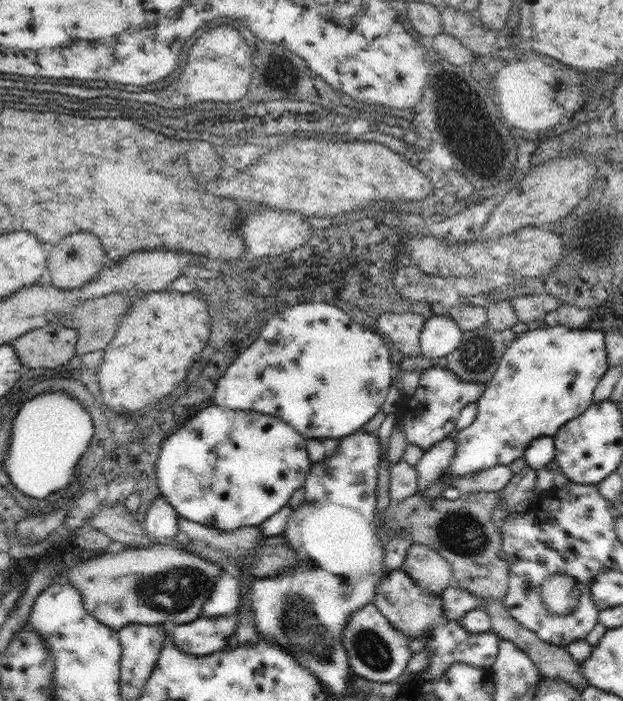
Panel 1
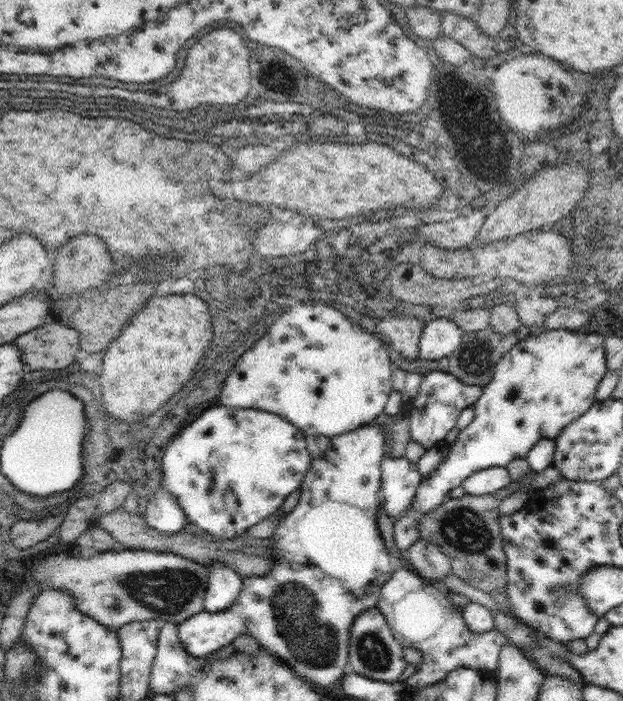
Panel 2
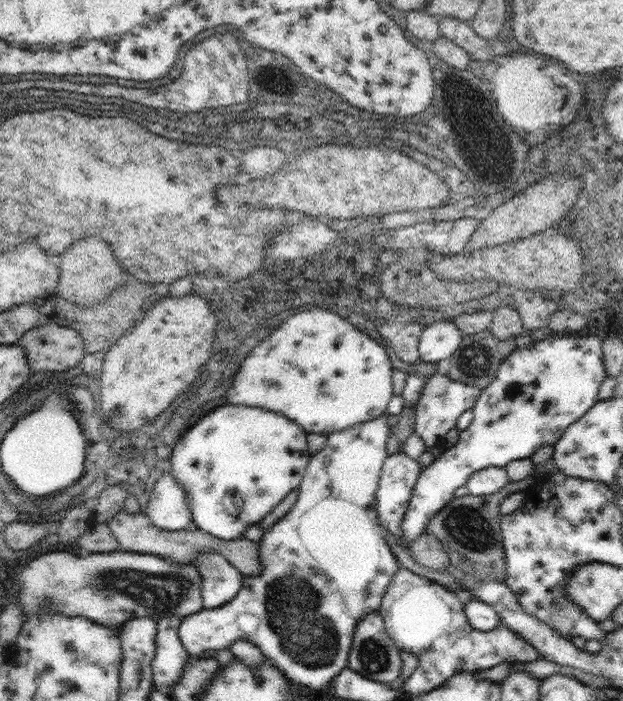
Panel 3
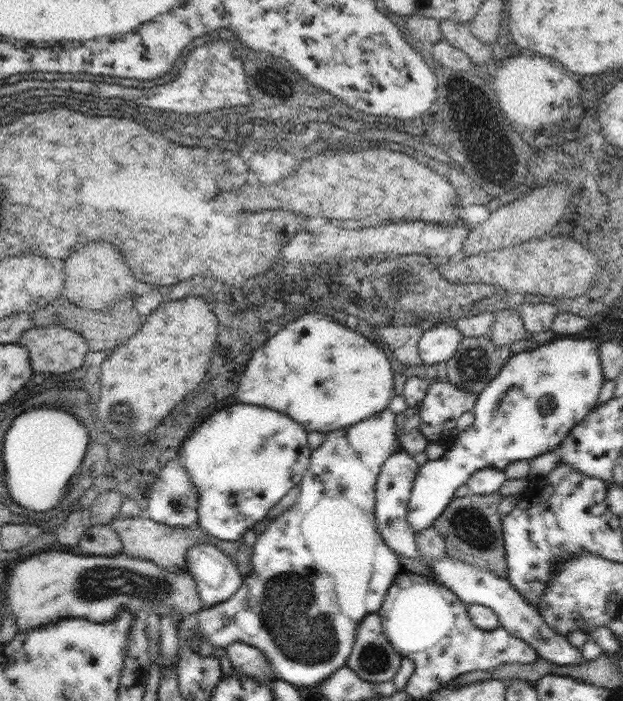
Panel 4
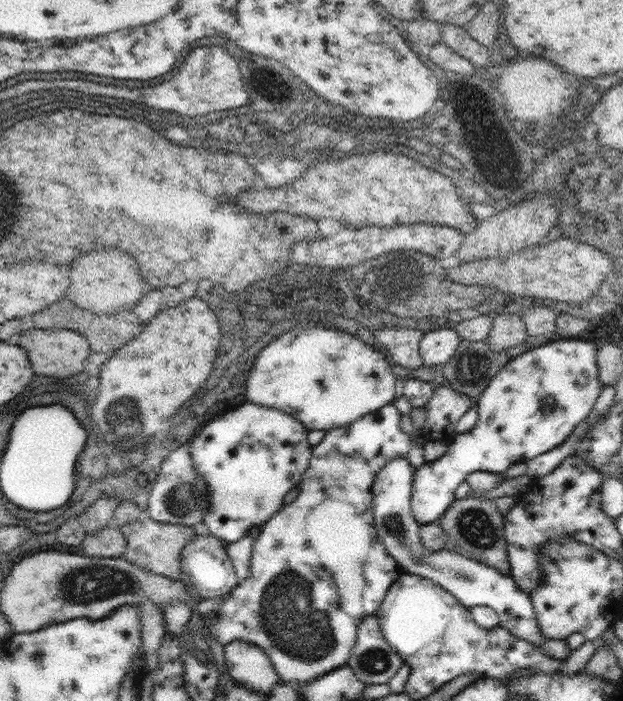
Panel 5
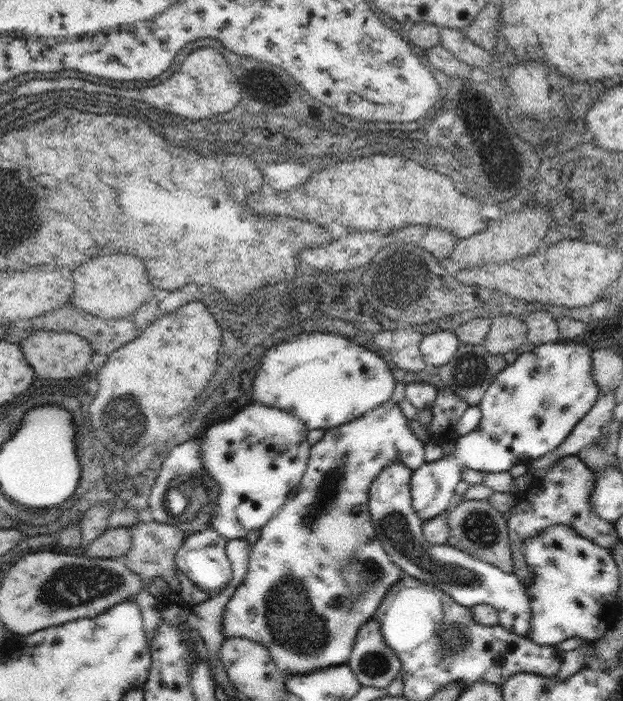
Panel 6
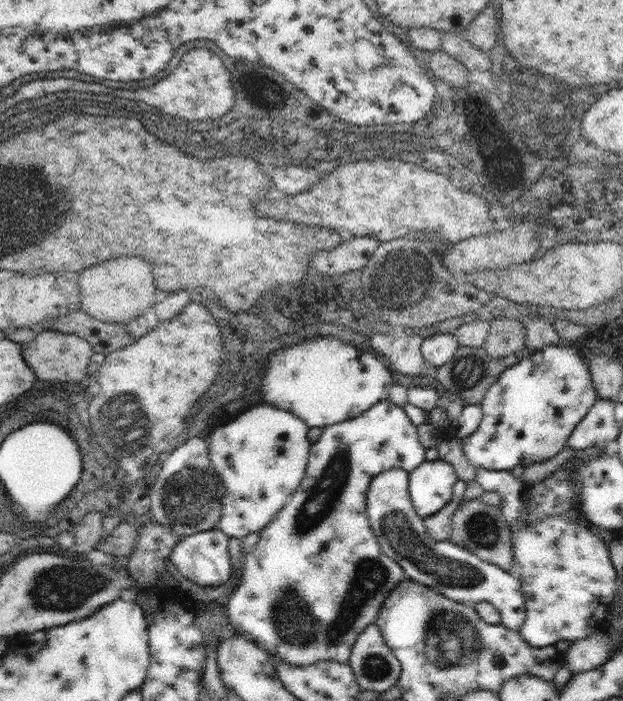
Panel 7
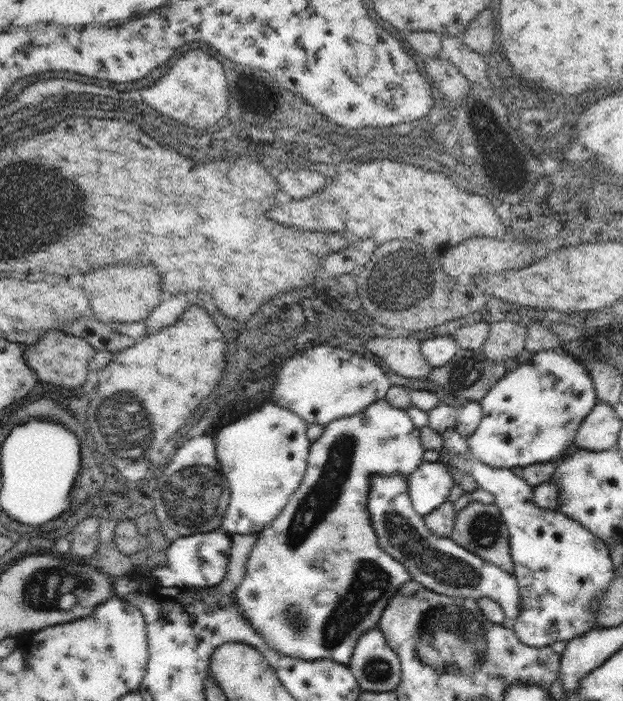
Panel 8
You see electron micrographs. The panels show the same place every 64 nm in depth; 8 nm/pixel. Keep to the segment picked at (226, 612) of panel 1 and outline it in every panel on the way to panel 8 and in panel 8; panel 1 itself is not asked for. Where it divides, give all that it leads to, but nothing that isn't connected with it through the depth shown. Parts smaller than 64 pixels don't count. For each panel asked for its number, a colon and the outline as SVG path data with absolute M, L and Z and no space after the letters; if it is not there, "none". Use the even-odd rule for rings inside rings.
2: M213 562L213 564L203 564L209 568L209 582L207 582L207 592L203 596L203 610L205 612L221 612L233 606L237 596L241 594L243 588L243 578L235 574L229 566L223 562Z
3: M199 552L191 562L201 574L201 598L203 608L219 608L237 596L243 588L243 574L231 566L219 552Z
4: M201 542L187 548L185 560L185 570L193 574L199 598L203 600L205 608L229 600L243 584L239 568L215 546L215 542Z
5: M203 532L203 536L193 538L191 542L185 544L185 548L181 550L181 572L185 572L189 576L189 582L193 584L193 588L197 590L197 594L201 596L201 600L213 600L213 598L221 598L229 592L233 592L239 584L233 564L227 556L227 550L223 546L223 540L219 540L217 536L213 536L211 532Z
6: M207 526L197 534L187 534L185 542L181 544L181 548L177 550L177 556L175 556L177 570L181 570L201 592L207 592L211 598L221 594L223 588L229 586L233 580L233 572L231 572L231 564L229 564L227 552L225 552L225 544L227 544L227 540L221 534L217 534L215 528Z
7: M217 526L207 532L197 532L191 536L181 536L179 544L173 548L169 562L179 570L181 576L195 582L201 588L215 588L231 580L233 568L229 562L229 536L225 536Z
8: M221 528L207 532L207 534L193 534L193 536L179 536L167 548L167 566L155 566L151 570L151 578L163 588L181 588L181 586L195 586L195 588L213 588L225 580L227 564L231 552L231 536Z

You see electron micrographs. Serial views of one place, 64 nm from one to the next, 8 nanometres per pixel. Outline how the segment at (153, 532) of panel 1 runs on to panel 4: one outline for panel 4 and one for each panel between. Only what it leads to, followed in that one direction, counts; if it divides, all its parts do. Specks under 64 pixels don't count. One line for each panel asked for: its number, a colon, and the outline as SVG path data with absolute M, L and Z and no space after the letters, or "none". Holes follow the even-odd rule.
2: M163 482L153 492L153 496L149 496L147 510L143 514L145 514L143 520L161 534L177 534L179 530L185 528L187 522L185 514L177 506L175 496L165 488Z
3: M165 472L155 482L145 506L145 516L163 530L183 530L193 522L187 496L171 472Z
4: M179 452L161 468L147 496L149 504L145 516L151 520L177 528L197 526L197 490L181 466Z

